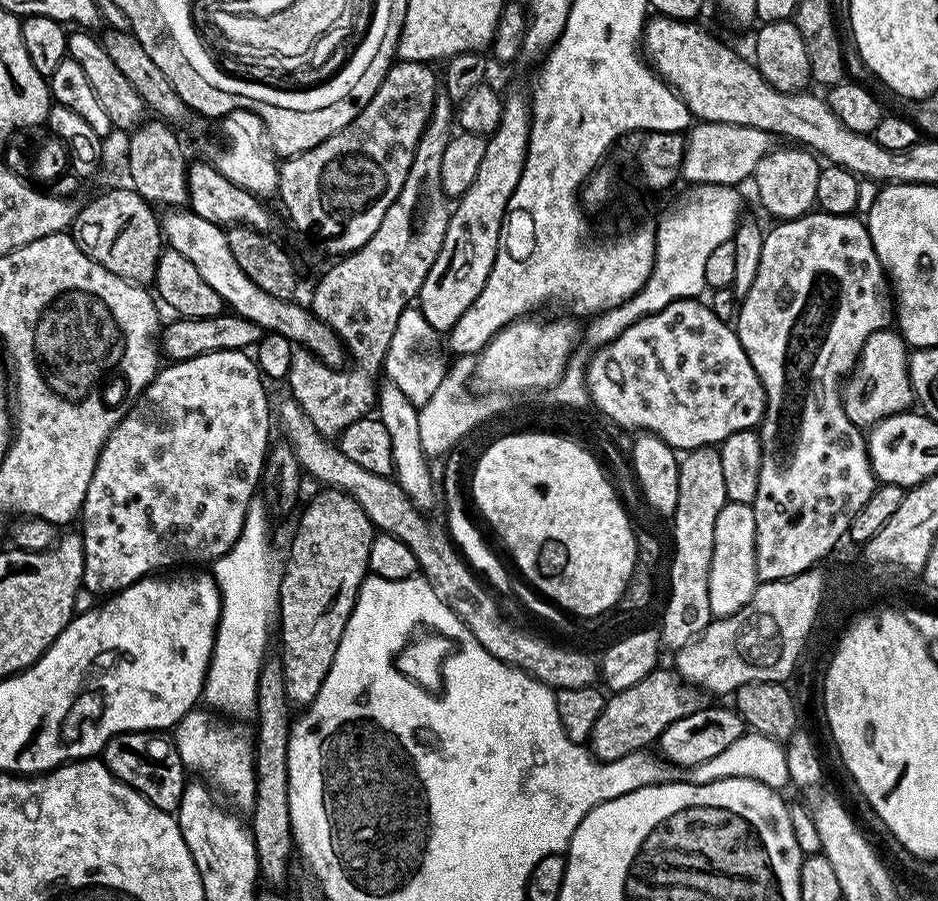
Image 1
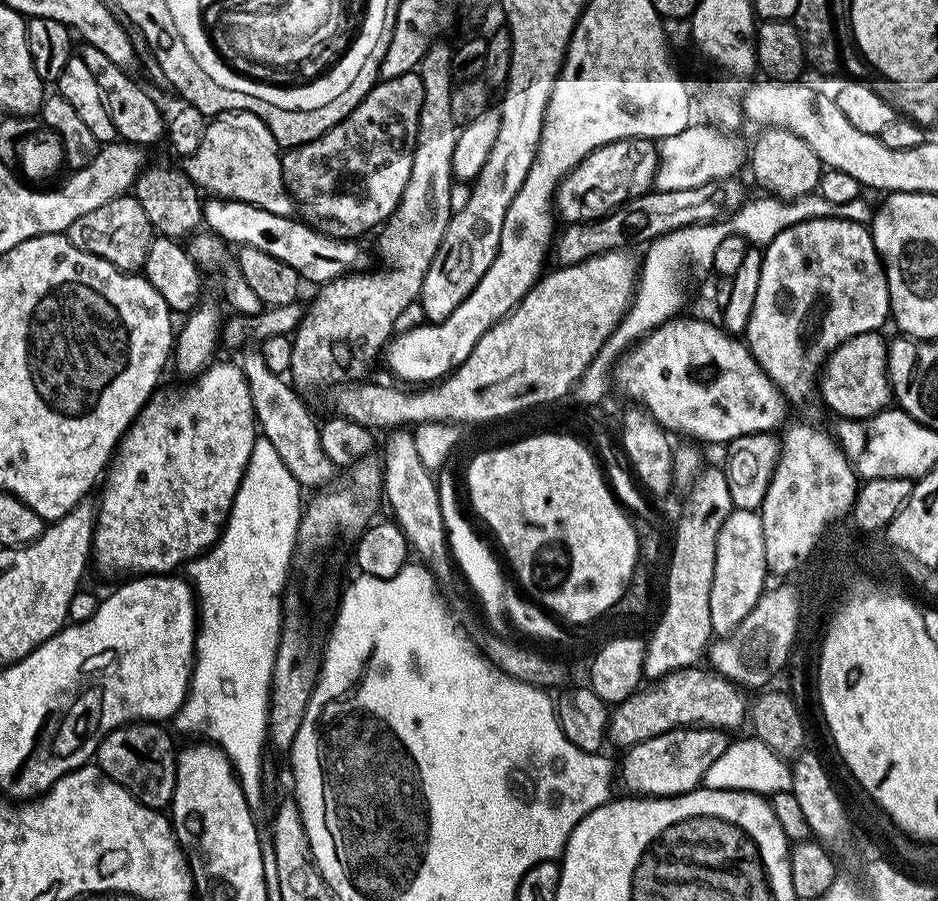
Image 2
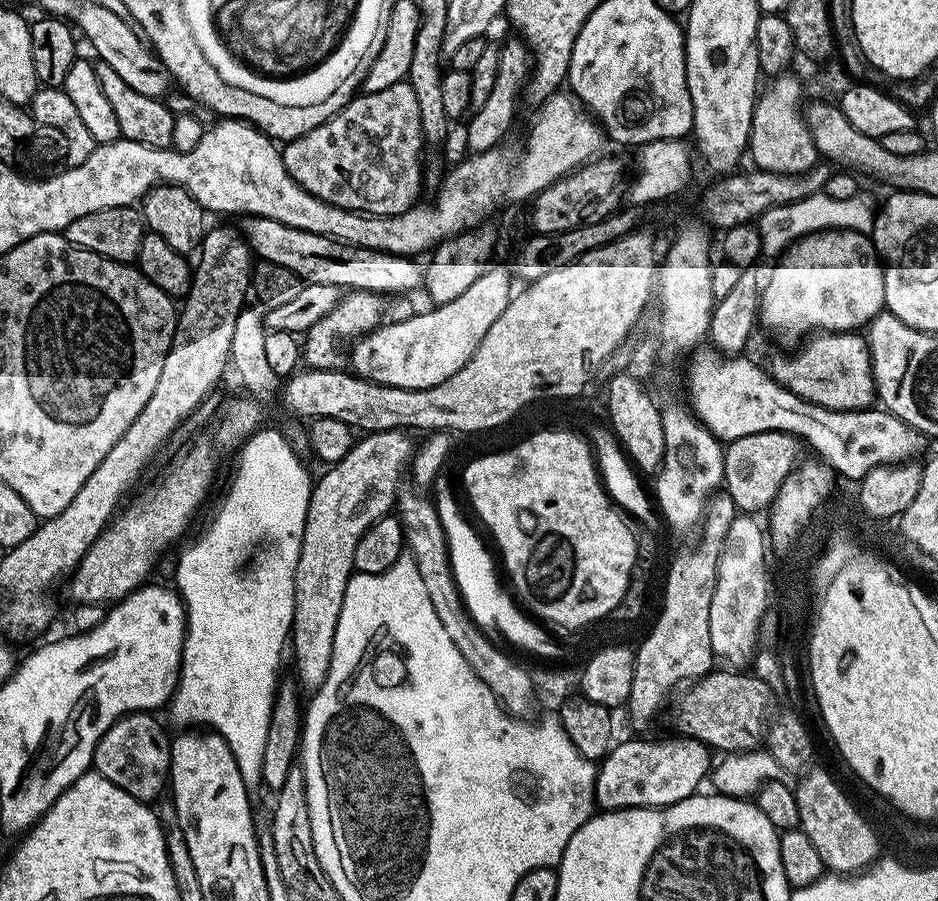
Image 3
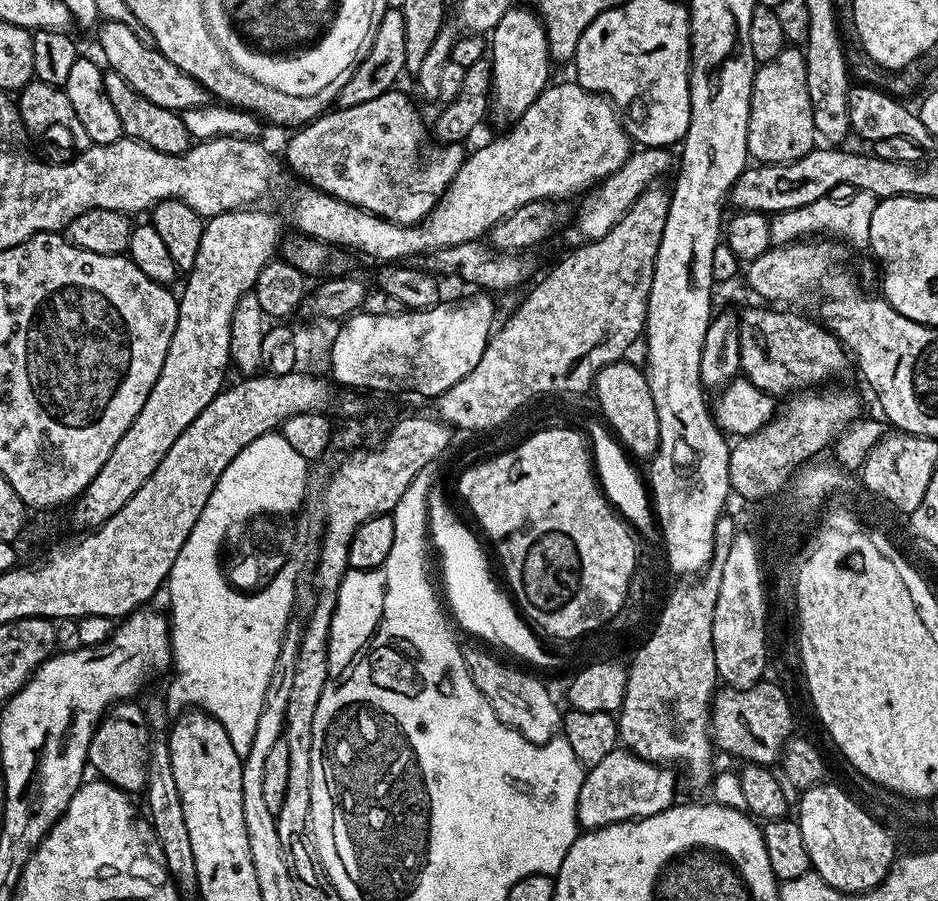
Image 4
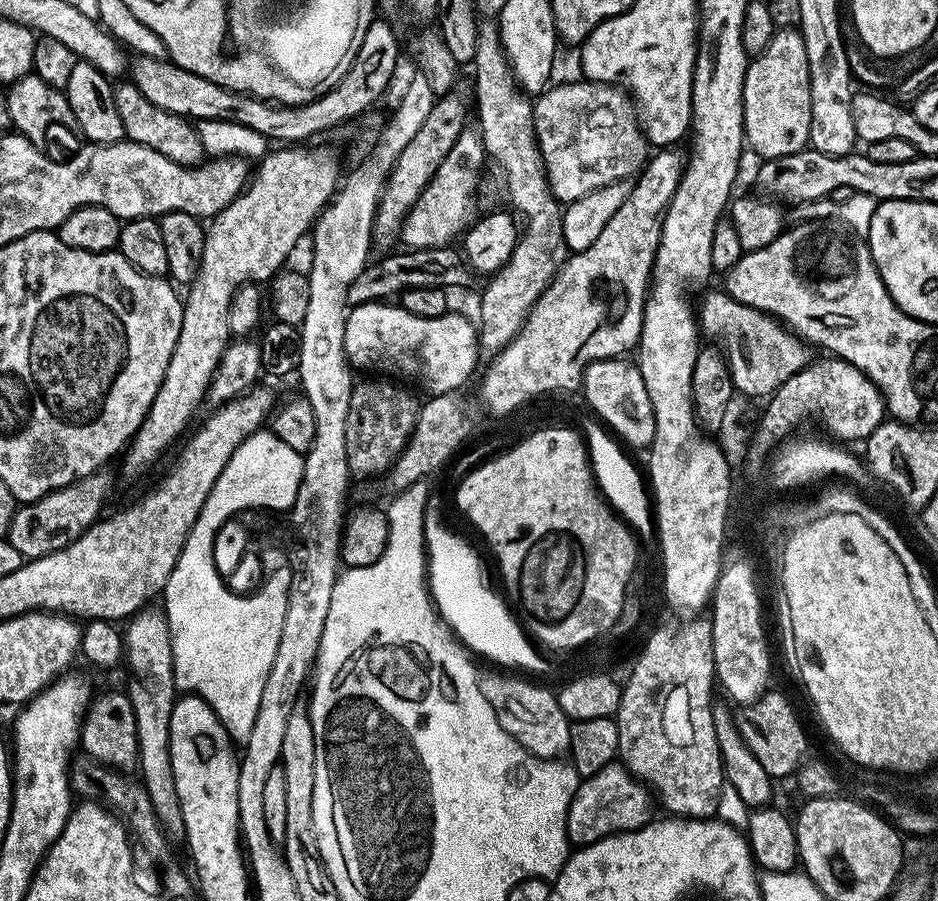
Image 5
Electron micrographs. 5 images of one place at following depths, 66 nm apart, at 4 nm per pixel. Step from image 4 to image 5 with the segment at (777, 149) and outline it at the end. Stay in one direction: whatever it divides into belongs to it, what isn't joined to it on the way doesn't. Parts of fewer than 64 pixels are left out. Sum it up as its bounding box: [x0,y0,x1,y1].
[742,28,810,160]

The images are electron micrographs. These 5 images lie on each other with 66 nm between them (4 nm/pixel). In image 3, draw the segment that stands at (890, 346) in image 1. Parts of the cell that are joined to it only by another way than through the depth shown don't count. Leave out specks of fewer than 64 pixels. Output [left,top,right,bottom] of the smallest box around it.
[766,331,877,412]

